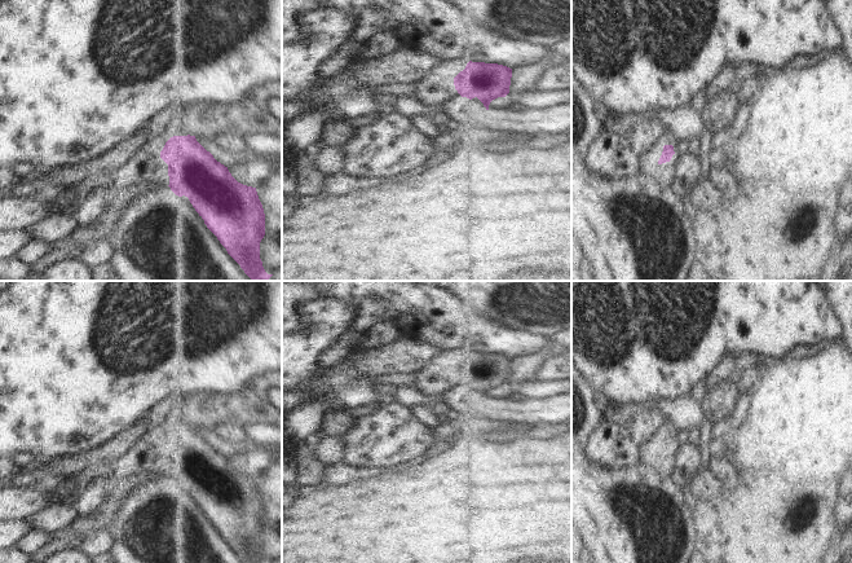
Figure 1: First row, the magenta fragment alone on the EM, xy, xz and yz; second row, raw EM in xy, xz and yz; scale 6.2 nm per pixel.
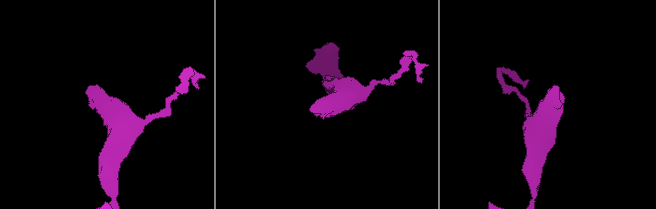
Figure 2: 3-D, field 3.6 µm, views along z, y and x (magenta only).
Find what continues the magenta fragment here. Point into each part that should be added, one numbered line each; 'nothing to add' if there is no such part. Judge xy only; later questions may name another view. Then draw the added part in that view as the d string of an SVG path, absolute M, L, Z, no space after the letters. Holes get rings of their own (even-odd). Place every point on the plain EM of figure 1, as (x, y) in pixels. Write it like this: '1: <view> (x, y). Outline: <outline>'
nothing to add.

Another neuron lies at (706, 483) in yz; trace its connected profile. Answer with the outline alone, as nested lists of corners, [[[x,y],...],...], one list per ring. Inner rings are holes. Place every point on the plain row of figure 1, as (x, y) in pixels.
[[[702,465],[693,475],[688,487],[690,498],[712,498],[720,496],[729,480],[719,474],[719,467],[714,465]]]

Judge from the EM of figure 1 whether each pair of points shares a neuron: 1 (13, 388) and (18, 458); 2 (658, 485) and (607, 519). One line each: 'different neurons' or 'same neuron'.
1: different neurons
2: same neuron

